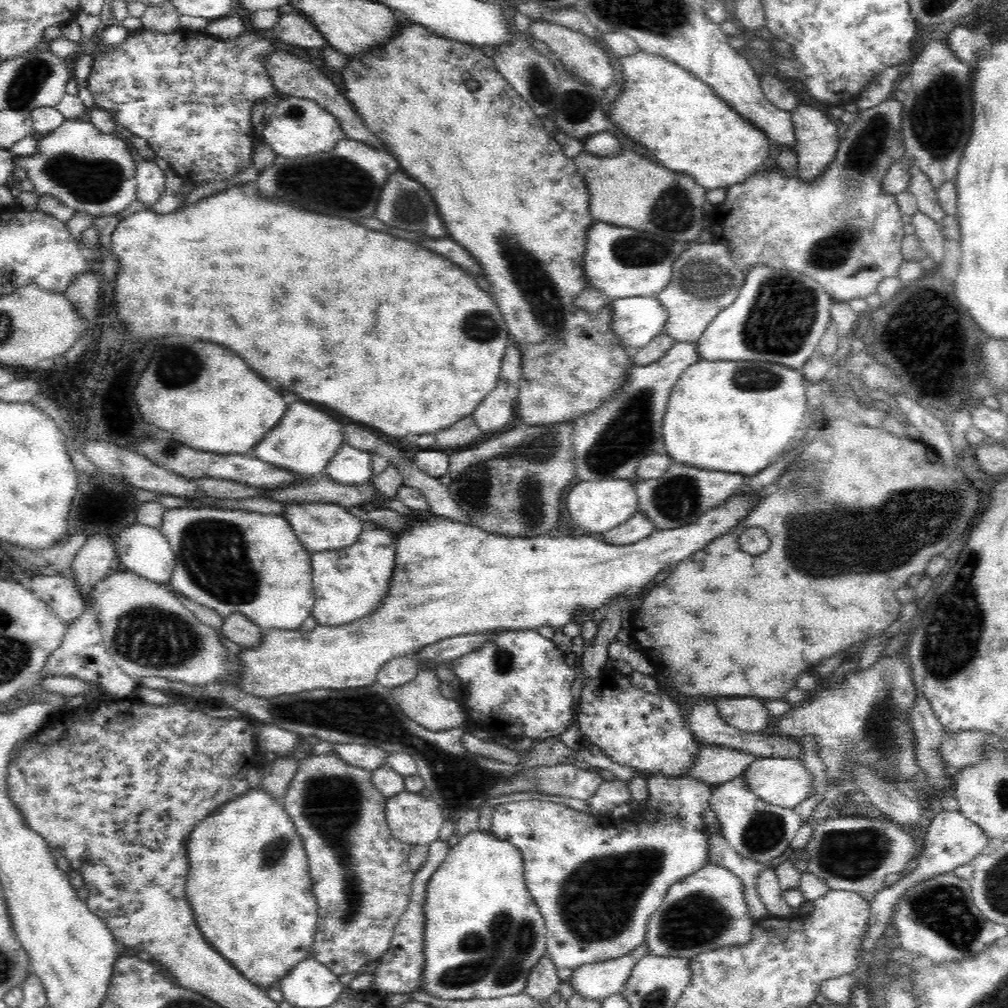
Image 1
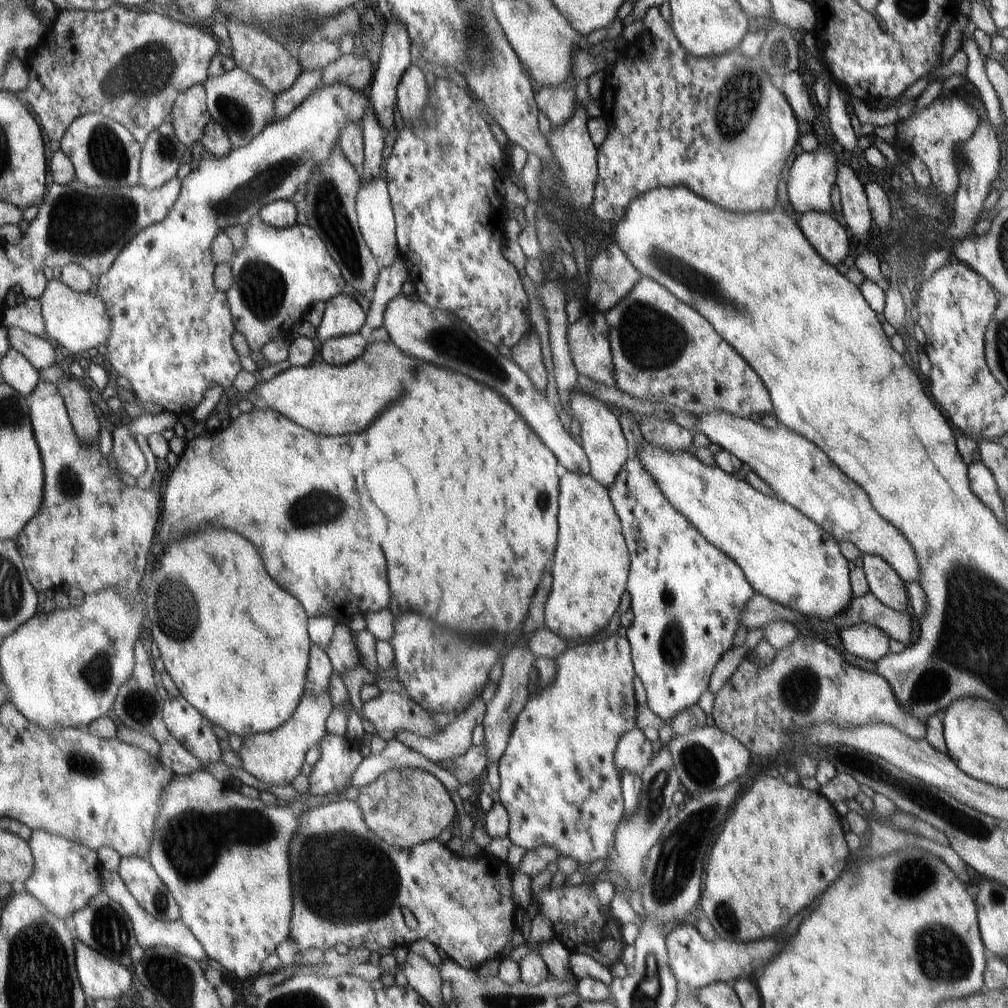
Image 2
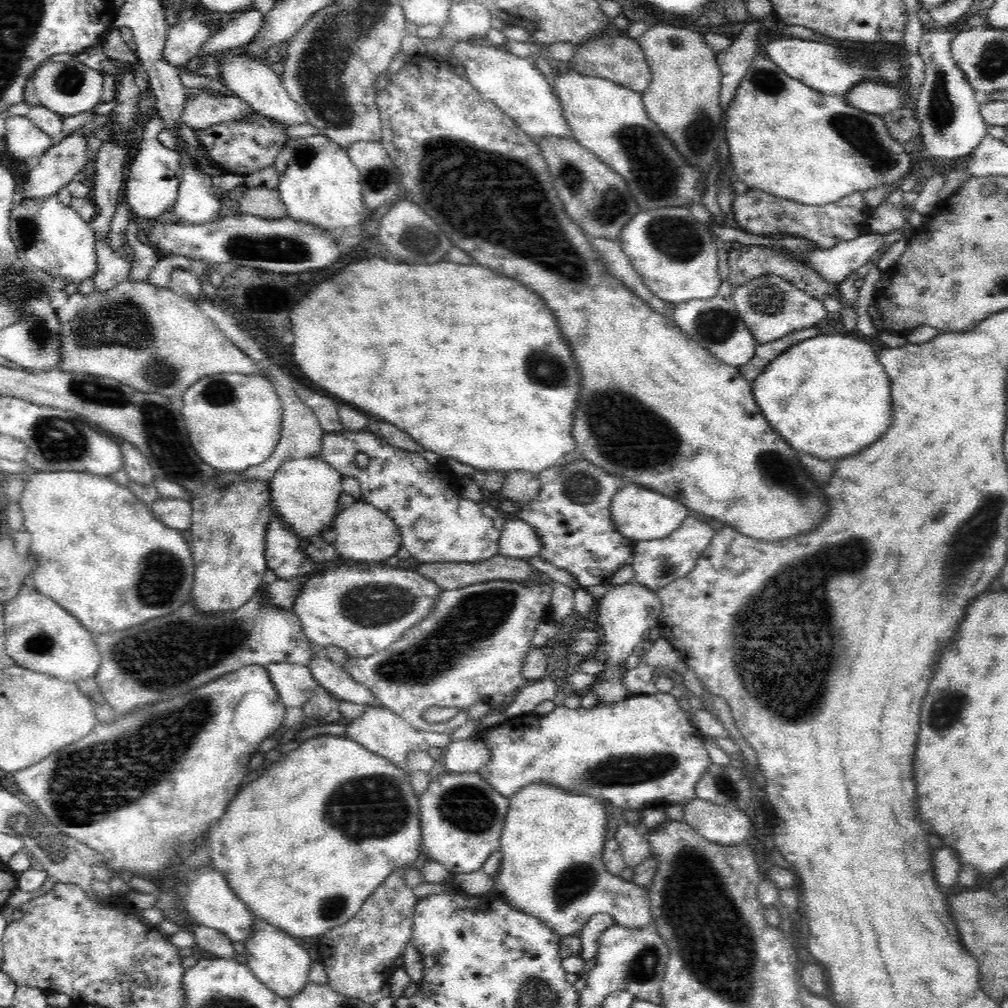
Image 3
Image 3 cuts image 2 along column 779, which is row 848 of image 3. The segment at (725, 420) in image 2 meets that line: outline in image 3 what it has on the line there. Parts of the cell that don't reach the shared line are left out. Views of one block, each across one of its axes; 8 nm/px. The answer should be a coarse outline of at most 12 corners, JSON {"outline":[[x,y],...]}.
{"outline":[[477,772],[419,796],[421,844],[453,873],[500,846],[509,798]]}

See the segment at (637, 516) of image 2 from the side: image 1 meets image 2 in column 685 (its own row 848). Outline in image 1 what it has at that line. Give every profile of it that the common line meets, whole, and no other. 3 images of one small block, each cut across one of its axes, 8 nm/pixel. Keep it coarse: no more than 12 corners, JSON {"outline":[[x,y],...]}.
{"outline":[[647,778],[638,821],[497,804],[554,965],[638,950],[707,863],[713,787]]}

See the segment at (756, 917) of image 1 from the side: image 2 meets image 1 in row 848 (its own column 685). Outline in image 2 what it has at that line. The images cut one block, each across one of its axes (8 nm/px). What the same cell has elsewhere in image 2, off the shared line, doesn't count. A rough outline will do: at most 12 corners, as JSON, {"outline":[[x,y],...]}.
{"outline":[[638,704],[638,724],[657,729],[668,726],[672,738],[706,725],[706,713],[697,704],[668,720],[648,705]]}

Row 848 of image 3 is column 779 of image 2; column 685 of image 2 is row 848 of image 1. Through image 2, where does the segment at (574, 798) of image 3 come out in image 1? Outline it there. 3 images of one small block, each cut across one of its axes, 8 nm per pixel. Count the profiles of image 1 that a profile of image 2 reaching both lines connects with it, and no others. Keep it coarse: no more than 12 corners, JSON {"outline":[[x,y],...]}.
{"outline":[[471,830],[429,878],[442,1000],[520,994],[548,951],[520,851]]}

